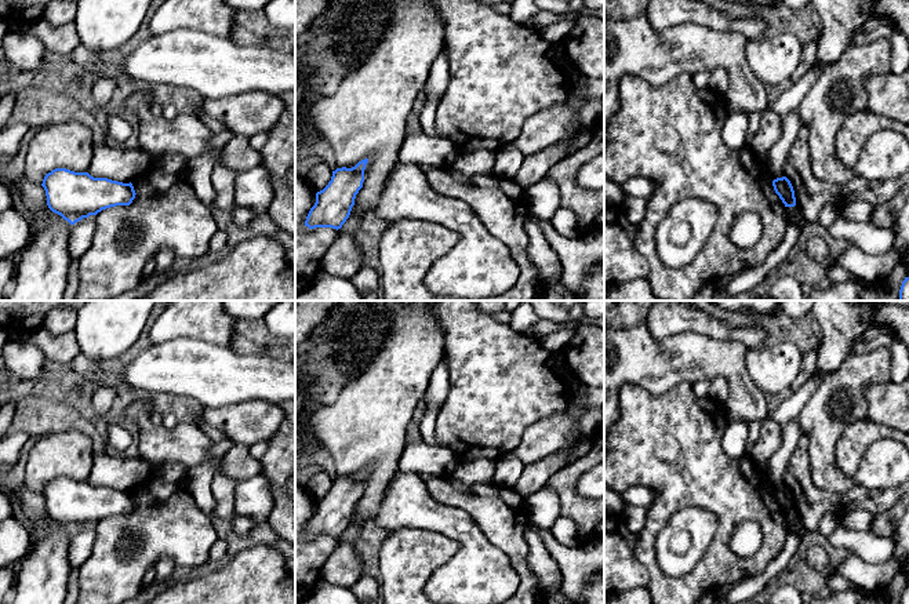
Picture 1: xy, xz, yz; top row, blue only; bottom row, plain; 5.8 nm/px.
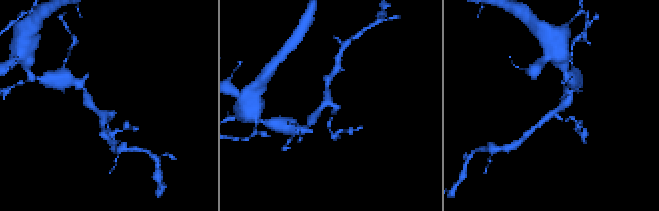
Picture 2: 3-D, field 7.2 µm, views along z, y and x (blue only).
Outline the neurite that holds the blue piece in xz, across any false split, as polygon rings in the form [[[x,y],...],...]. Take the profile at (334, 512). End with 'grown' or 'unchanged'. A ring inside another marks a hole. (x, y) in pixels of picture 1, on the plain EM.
[[[368,467],[359,470],[352,477],[332,480],[328,494],[316,502],[316,512],[310,517],[305,535],[341,538],[350,524],[354,507],[363,496],[364,479]]]; unchanged

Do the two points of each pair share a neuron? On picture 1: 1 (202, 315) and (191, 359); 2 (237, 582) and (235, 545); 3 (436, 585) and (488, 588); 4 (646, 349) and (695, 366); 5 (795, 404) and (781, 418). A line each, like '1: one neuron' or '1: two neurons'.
1: two neurons
2: two neurons
3: one neuron
4: one neuron
5: one neuron

